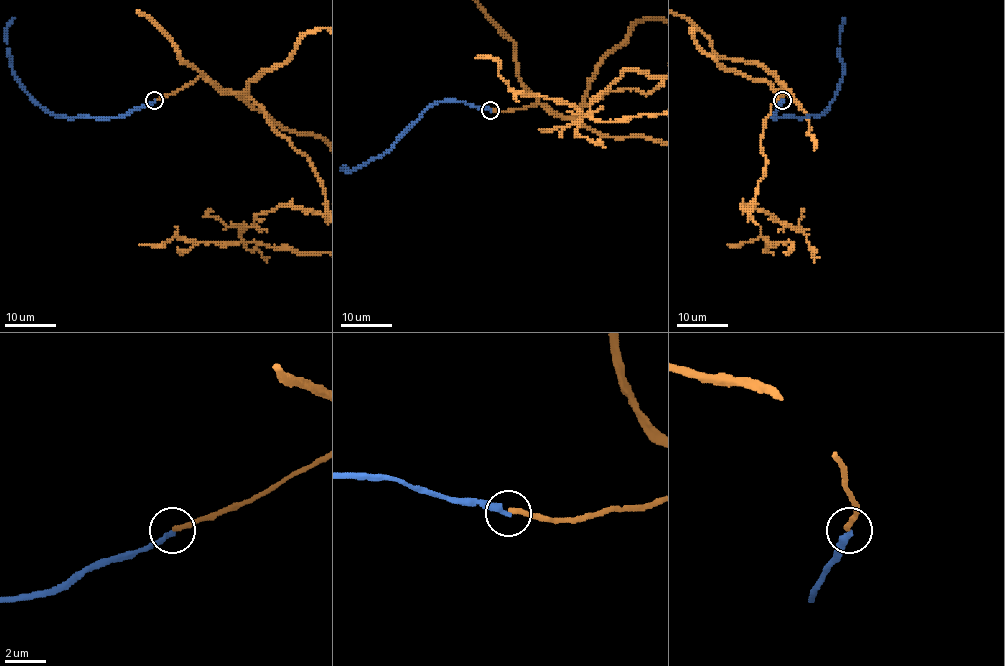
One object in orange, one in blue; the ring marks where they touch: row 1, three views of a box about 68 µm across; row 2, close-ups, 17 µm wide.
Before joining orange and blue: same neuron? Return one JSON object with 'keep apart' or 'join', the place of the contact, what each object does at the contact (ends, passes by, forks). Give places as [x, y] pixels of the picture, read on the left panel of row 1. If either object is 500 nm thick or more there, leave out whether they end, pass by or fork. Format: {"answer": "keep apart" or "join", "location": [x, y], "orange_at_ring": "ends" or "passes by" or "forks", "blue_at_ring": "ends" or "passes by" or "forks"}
{"answer": "keep apart", "location": [154, 100], "orange_at_ring": "ends", "blue_at_ring": "ends"}

